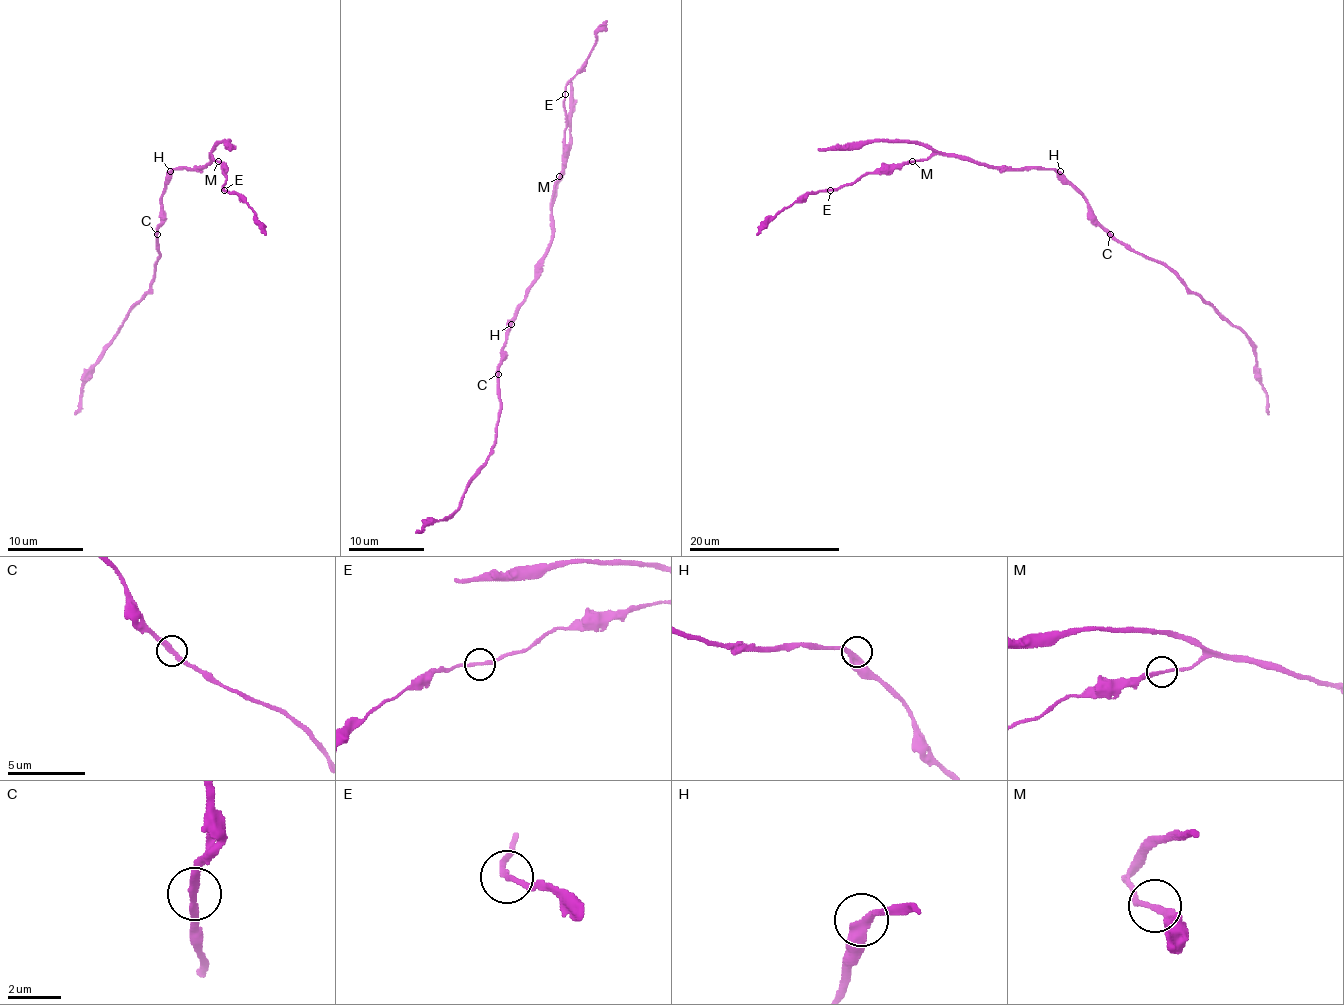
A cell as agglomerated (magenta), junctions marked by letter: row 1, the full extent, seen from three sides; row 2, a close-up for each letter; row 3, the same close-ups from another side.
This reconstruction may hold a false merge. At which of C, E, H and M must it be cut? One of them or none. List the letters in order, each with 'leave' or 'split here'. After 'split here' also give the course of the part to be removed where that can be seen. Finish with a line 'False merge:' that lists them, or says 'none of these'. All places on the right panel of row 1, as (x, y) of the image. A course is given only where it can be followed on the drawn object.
C: leave
E: leave
H: leave
M: leave
False merge: none of these

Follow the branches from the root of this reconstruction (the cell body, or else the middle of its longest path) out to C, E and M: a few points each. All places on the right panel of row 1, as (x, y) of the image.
C: (1058, 174), (1085, 199), (1089, 214), (1109, 235)
E: (1058, 174), (1053, 169), (994, 169), (971, 159), (932, 154), (911, 163), (885, 165), (830, 190)
M: (1058, 174), (1053, 169), (994, 169), (945, 154), (932, 154), (926, 159), (913, 161)

